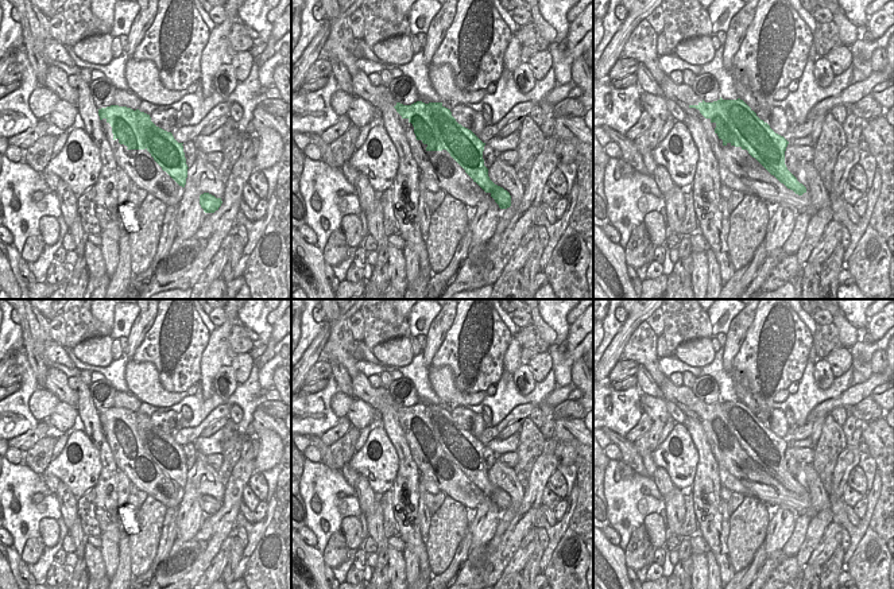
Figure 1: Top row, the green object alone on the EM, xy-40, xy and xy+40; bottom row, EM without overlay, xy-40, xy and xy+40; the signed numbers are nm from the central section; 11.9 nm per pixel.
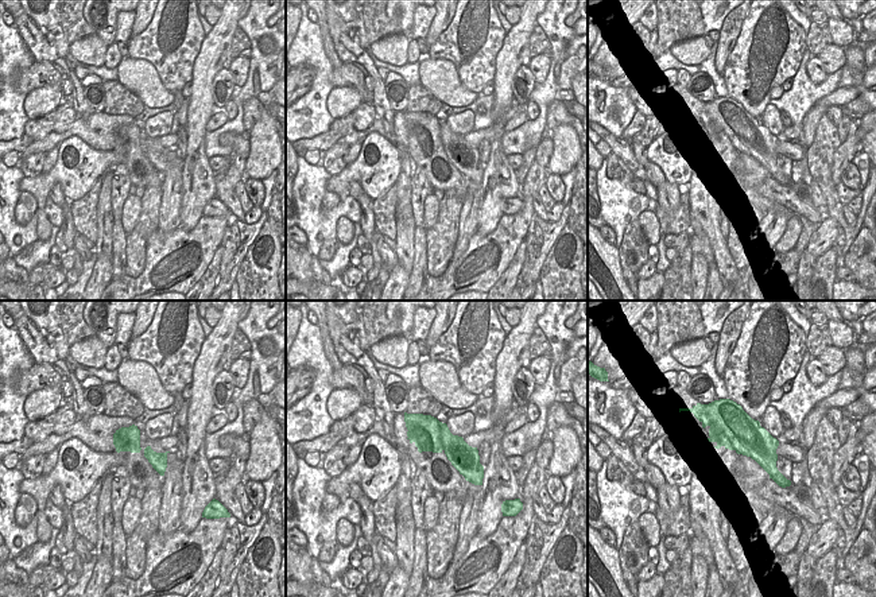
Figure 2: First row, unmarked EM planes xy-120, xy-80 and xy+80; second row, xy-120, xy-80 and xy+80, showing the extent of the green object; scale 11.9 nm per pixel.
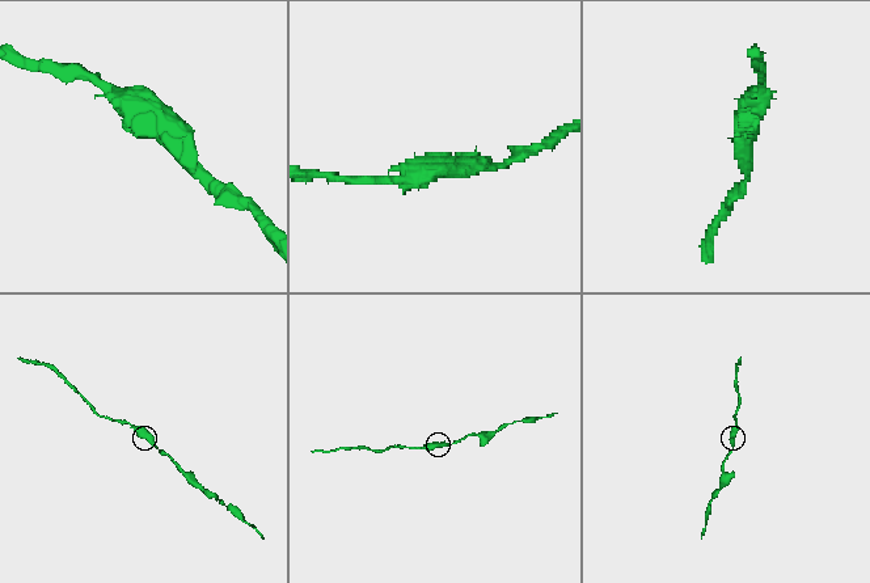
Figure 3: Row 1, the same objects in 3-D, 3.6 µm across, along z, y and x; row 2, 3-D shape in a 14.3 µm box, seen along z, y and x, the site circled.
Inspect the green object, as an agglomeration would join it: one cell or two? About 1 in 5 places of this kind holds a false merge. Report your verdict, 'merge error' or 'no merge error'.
no merge error

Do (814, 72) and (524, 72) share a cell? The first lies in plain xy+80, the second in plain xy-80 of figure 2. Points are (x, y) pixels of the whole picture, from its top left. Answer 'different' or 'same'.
same

